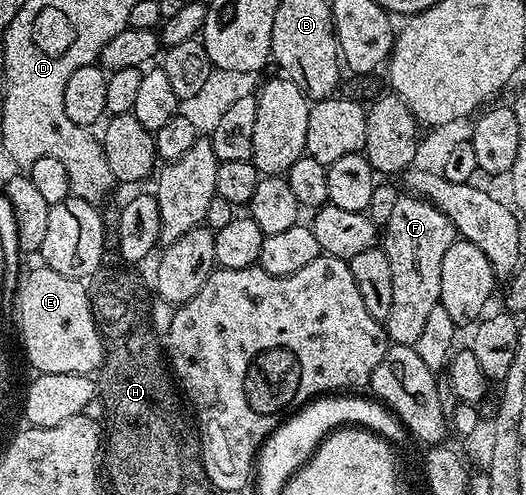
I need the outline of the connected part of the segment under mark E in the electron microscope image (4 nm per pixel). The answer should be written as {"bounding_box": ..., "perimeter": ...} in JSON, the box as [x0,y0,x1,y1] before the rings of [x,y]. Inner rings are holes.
{"bounding_box":[20,265,104,375],"perimeter":[[[37,265],[37,270],[29,269],[28,281],[24,282],[20,293],[21,323],[24,325],[25,342],[31,357],[27,365],[33,371],[44,367],[44,374],[86,374],[95,375],[104,364],[104,340],[96,328],[92,315],[92,305],[88,299],[88,286],[79,278],[62,276],[46,265]]]}

